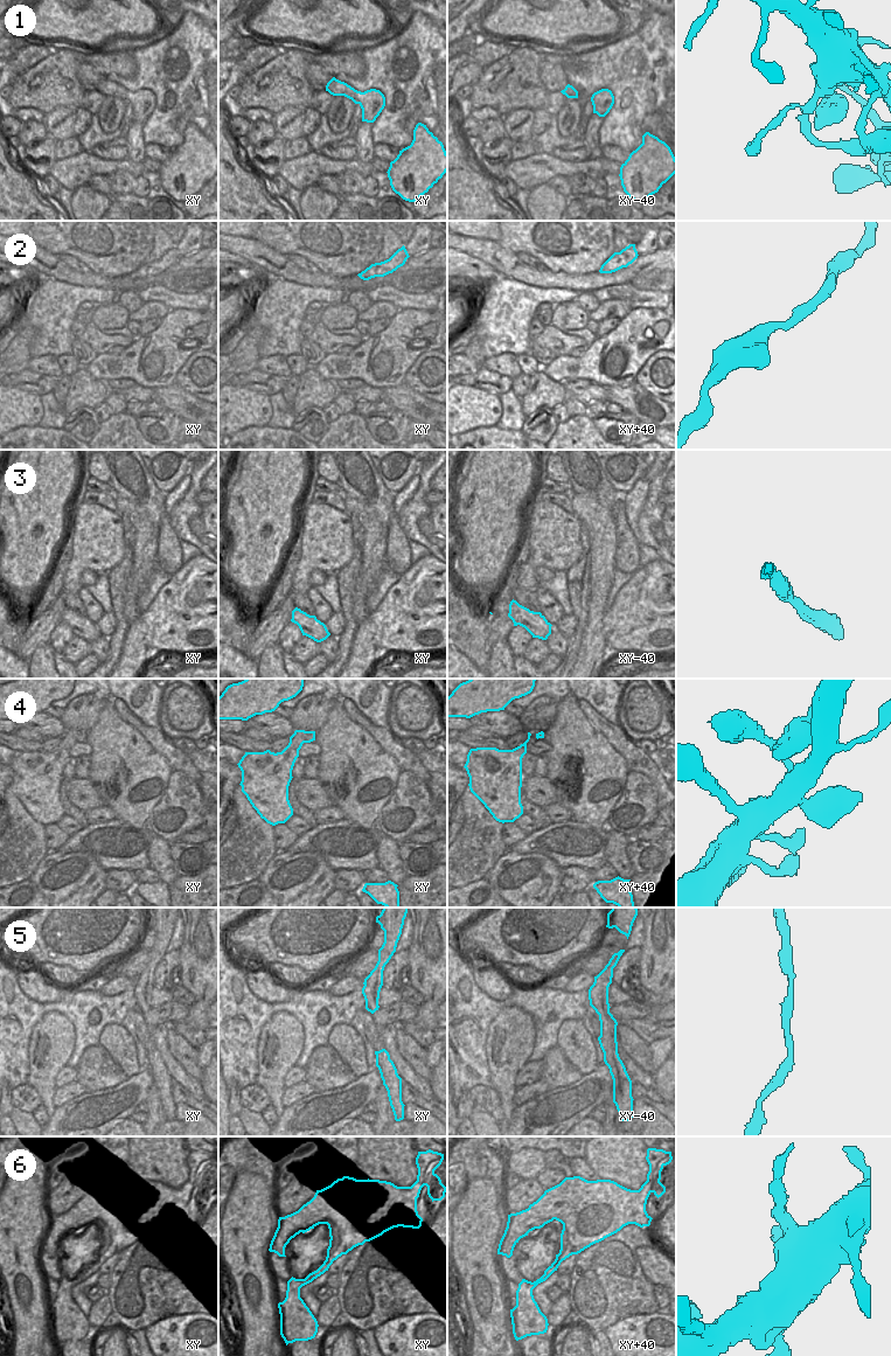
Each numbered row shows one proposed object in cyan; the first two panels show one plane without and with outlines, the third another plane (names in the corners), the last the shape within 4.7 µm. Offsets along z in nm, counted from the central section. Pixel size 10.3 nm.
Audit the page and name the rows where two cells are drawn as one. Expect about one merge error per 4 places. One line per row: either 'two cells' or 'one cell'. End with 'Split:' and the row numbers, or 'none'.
1: one cell
2: one cell
3: one cell
4: one cell
5: one cell
6: one cell
Split: none

